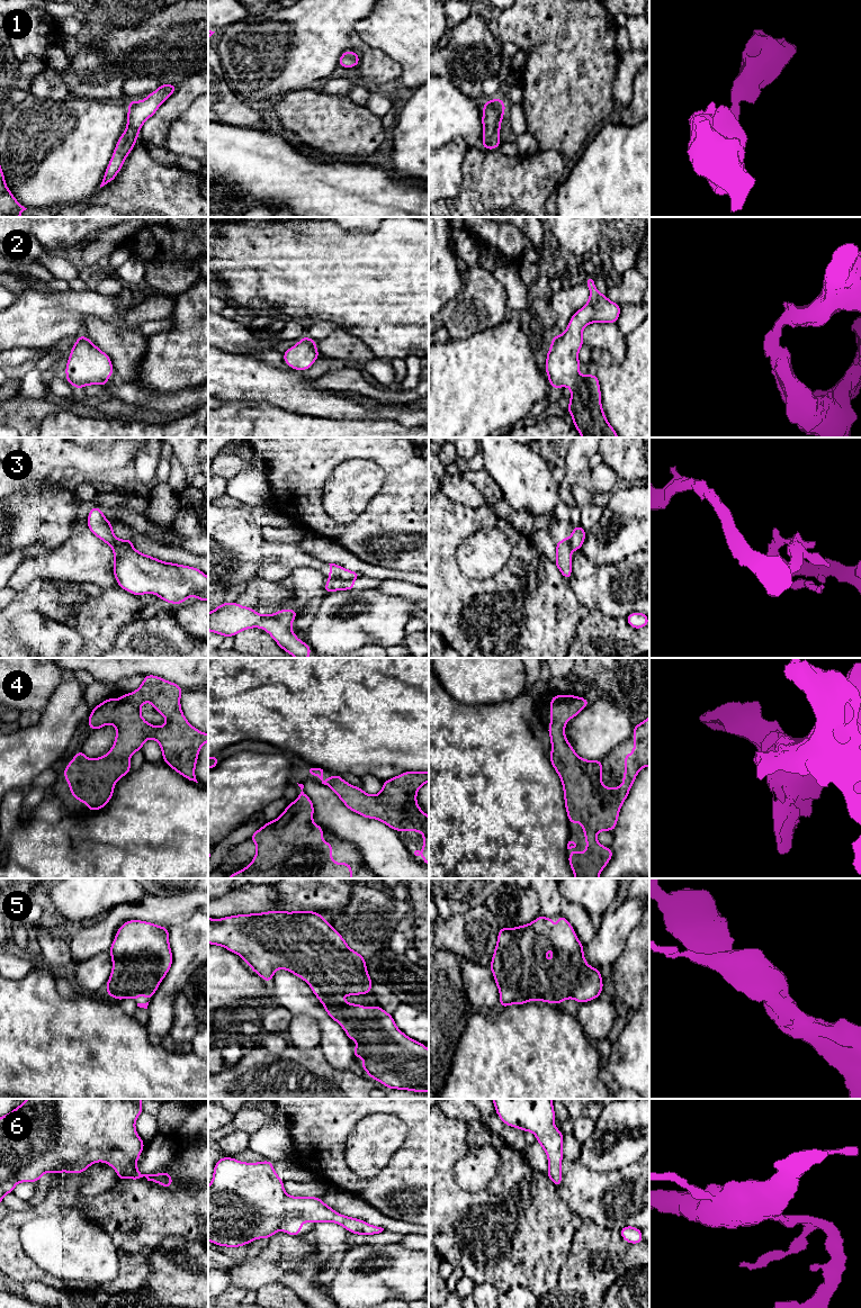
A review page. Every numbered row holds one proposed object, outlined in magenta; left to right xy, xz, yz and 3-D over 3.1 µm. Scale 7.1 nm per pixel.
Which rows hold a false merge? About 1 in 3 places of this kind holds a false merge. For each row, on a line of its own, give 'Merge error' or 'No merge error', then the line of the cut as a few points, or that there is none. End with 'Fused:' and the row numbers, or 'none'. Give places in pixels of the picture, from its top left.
1: No merge error. No split
2: No merge error. No split
3: Merge error. Split along xz (329, 578), (351, 580)
4: No merge error. No split
5: No merge error. No split
6: No merge error. No split
Fused: 3

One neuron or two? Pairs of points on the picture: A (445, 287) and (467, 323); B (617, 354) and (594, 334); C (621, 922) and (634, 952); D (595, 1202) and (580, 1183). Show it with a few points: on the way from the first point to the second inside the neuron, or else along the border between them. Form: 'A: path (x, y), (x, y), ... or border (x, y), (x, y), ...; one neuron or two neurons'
A: border (464, 287), (440, 313); two neurons
B: path (611, 349), (600, 337); one neuron
C: border (637, 923), (617, 959); two neurons
D: path (592, 1198), (582, 1188); one neuron

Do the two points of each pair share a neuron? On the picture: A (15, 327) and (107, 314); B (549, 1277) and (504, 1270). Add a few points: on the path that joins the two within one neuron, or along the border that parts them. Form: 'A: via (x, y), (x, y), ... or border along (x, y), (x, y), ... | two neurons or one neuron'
A: via (37, 319), (61, 315), (68, 309), (84, 309) | one neuron
B: via (538, 1277), (535, 1278), (527, 1270), (516, 1270) | one neuron

